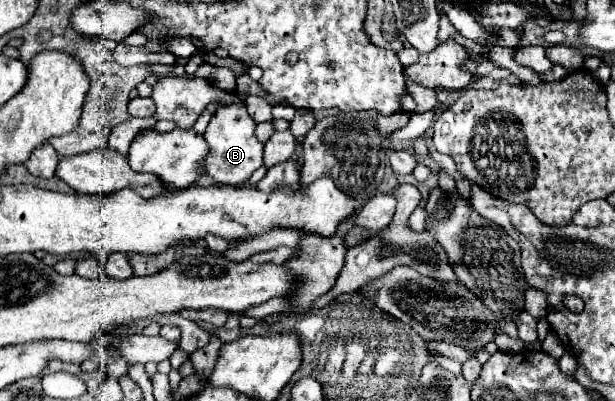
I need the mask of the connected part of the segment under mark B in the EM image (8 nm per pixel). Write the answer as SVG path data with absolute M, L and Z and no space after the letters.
M230 104L230 108L216 110L216 114L212 116L204 132L204 138L210 146L210 152L206 154L204 164L206 164L206 172L214 178L214 182L238 186L244 180L248 180L256 168L262 166L262 144L258 142L254 128L256 128L256 122L250 118L244 104L242 108L238 108L238 104Z

